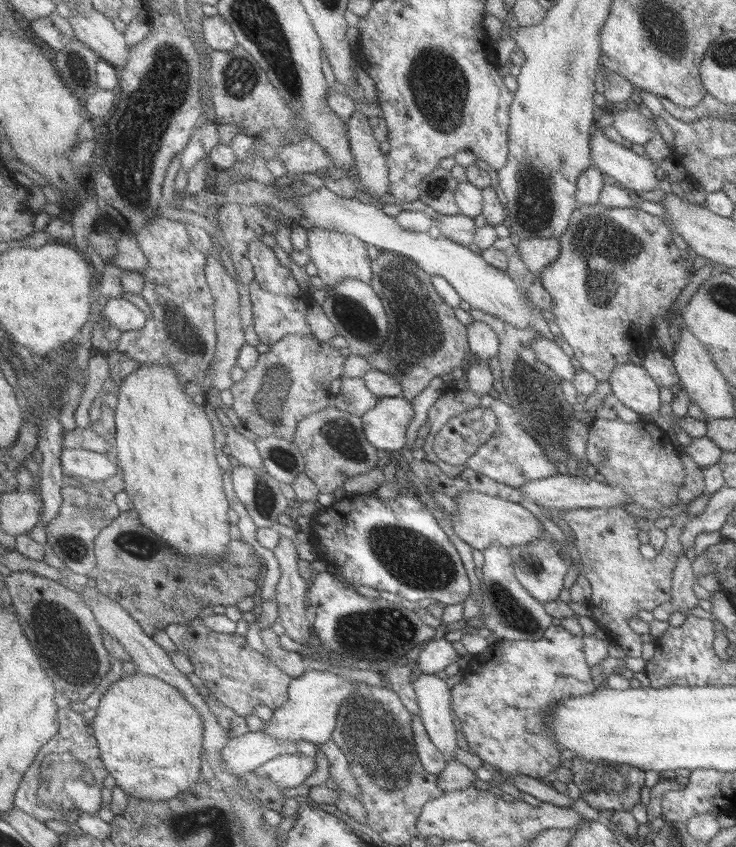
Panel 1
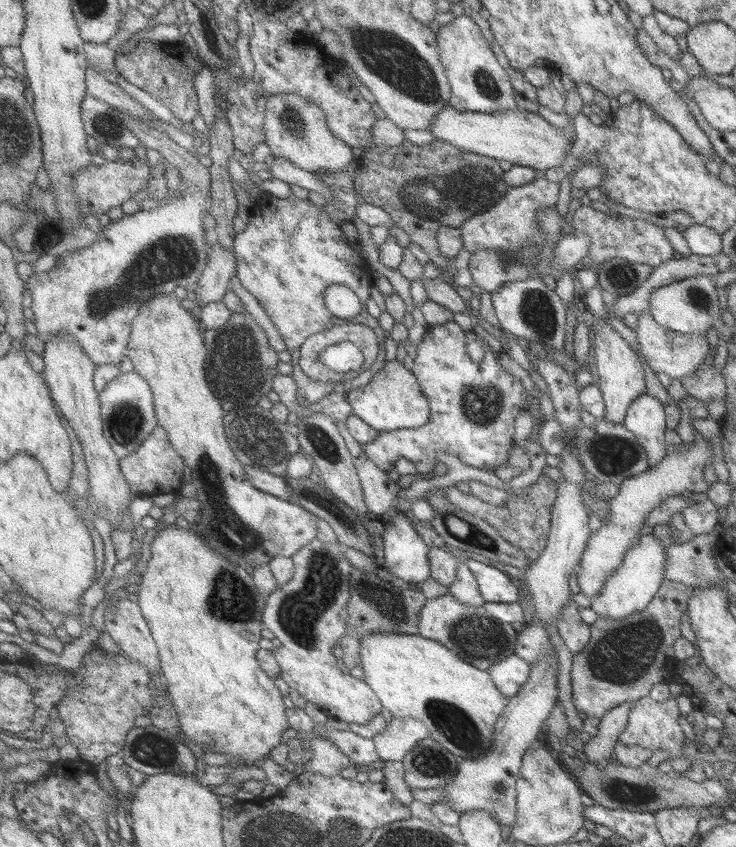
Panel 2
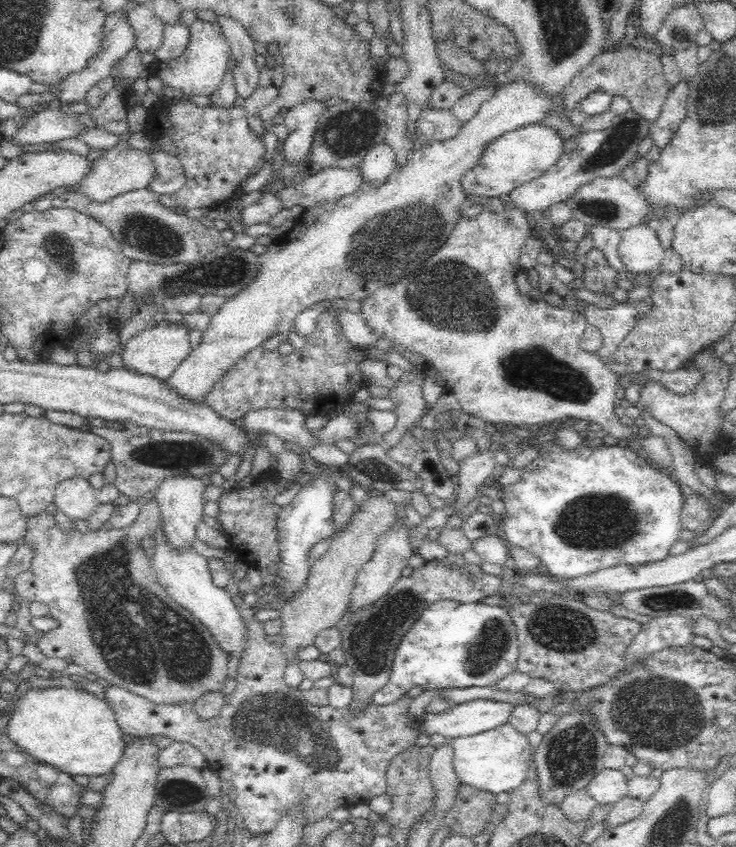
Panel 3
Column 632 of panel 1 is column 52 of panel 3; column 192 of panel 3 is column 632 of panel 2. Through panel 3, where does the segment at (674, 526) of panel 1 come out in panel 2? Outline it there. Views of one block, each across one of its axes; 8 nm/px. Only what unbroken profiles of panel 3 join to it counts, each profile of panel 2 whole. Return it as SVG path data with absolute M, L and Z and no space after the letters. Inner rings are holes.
M663 579L655 596L643 610L619 620L596 618L590 637L579 654L572 657L571 702L575 711L600 719L607 710L630 704L648 695L651 686L678 679L678 662L672 653L679 633L679 617L686 610L693 588Z

